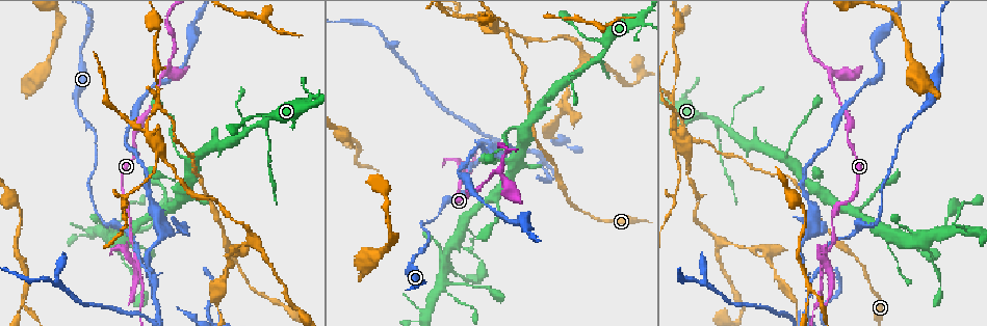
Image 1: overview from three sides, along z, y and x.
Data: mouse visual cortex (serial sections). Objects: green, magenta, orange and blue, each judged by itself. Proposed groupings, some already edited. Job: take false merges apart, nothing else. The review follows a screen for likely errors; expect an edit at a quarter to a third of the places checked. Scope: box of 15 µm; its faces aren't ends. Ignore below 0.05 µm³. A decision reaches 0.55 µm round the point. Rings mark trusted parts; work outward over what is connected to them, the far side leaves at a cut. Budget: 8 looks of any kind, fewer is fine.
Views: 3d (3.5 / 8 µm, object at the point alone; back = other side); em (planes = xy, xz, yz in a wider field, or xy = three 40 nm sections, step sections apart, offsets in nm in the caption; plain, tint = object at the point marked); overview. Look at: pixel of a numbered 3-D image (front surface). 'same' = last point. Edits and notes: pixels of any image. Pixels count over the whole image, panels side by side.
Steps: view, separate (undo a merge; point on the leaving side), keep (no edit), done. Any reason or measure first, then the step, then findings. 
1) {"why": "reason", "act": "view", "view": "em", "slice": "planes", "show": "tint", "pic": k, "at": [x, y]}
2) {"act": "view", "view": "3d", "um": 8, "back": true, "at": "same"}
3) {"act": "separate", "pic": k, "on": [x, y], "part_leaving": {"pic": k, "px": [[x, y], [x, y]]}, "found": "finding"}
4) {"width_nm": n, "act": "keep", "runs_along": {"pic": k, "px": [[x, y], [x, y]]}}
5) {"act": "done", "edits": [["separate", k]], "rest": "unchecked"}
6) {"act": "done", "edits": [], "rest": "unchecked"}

{"why": "two arms in line, one across", "act": "view", "view": "3d", "um": 3.5, "pic": 1, "at": [830, 73]}

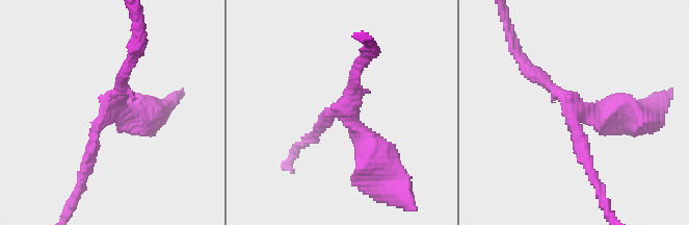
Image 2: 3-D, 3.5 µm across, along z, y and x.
{"arms": 3, "arm_widths_nm": [150, 150, 350], "act": "view", "view": "em", "slice": "xy", "step": 1, "show": "plain", "pic": 2, "at": [573, 120]}

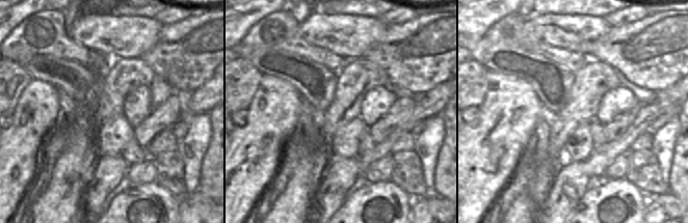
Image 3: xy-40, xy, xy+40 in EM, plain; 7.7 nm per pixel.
{"why": "where the object lies", "act": "view", "view": "em", "slice": "xy", "step": 1, "show": "tint", "at": "same"}

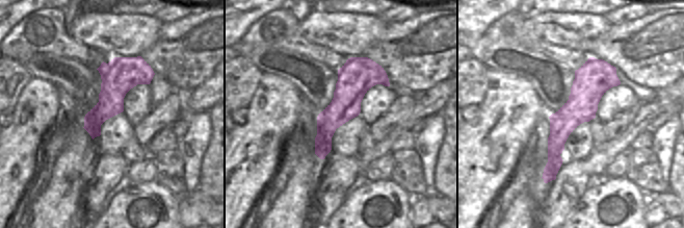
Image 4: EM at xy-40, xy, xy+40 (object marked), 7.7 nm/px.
{"act": "keep", "runs_along": {"pic": 2, "px": [[84, 178], [104, 118], [149, 115]]}, "found": "all the same cell"}

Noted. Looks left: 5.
{"why": "thick turns thin", "act": "view", "view": "3d", "um": 8, "pic": 1, "at": [80, 51]}

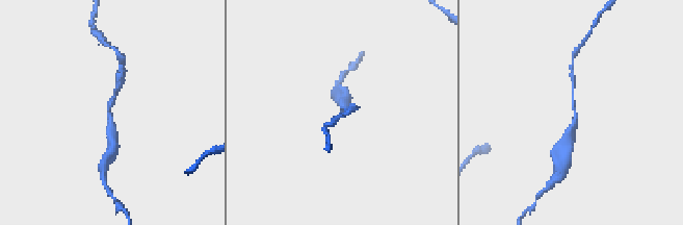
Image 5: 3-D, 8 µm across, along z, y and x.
{"why": "zoom in", "act": "view", "view": "3d", "um": 3.5, "pic": 5, "at": [342, 109]}

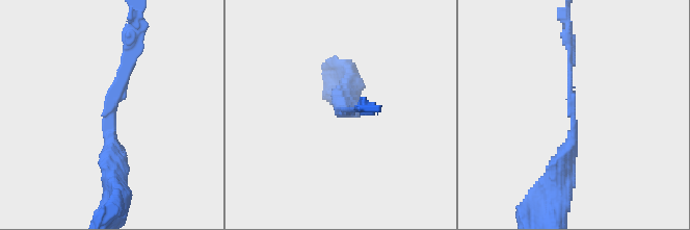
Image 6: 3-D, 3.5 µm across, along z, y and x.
{"why": "now the EM", "act": "view", "view": "em", "slice": "xy", "step": 5, "show": "tint", "pic": 6, "at": [575, 120]}

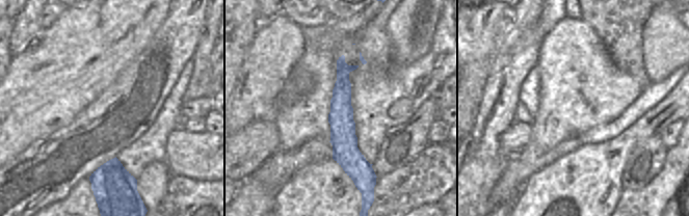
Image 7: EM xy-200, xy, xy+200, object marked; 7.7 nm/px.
{"act": "keep", "runs_along": {"pic": 7, "px": [[341, 59], [342, 135], [354, 176]]}, "found": "continuous, no second cell"}

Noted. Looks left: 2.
{"why": "three-way junction", "act": "view", "view": "em", "slice": "xy", "step": 3, "show": "tint", "pic": 1, "at": [149, 280]}

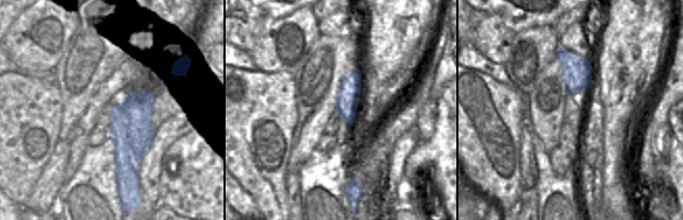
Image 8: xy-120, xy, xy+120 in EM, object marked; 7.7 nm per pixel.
{"act": "view", "view": "3d", "um": 3.5, "at": "same"}

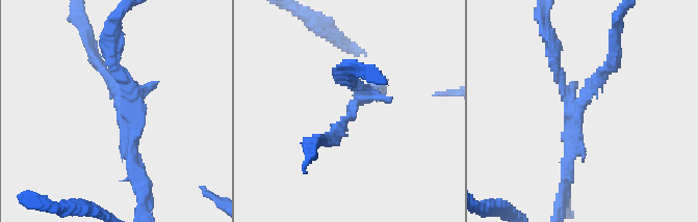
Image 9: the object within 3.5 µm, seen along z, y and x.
{"act": "separate", "pic": 9, "on": [117, 74], "part_leaving": {"pic": 9, "px": [[121, 105], [114, 23]]}, "found": "a second cell is stuck on"}

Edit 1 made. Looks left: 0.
{"act": "done", "edits": [["separate", 9]], "rest": "unchecked"}

